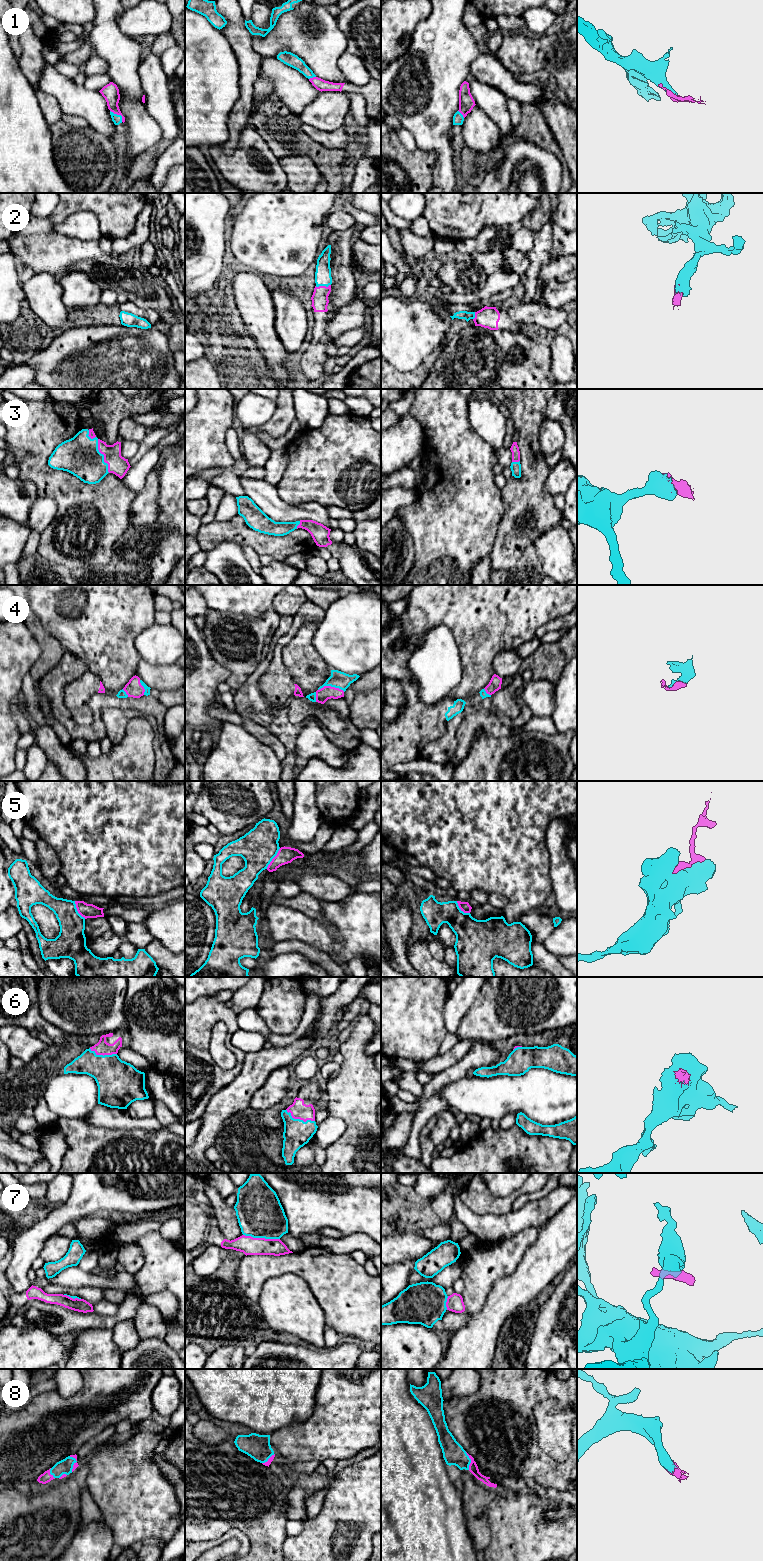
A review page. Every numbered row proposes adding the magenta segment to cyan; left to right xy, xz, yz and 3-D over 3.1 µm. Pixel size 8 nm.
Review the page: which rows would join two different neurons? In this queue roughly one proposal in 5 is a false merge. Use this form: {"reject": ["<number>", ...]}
{"reject": ["5", "7"]}

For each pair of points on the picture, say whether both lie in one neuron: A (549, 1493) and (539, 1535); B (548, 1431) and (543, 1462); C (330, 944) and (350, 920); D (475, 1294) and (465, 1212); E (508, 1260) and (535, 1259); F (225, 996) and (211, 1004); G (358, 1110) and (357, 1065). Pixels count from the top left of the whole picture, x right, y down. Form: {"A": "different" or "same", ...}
{"A": "different", "B": "different", "C": "same", "D": "different", "E": "different", "F": "different", "G": "same"}

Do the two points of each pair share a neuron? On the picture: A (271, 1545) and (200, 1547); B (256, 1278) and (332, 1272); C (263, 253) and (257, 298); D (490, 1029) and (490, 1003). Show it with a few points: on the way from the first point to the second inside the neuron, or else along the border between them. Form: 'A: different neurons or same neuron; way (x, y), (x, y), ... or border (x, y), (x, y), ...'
A: different neurons; border (233, 1529), (240, 1530), (247, 1537), (250, 1550)
B: same neuron; way (275, 1266), (313, 1266)
C: different neurons; border (254, 270), (257, 273)
D: same neuron; way (490, 1023), (490, 1009)

